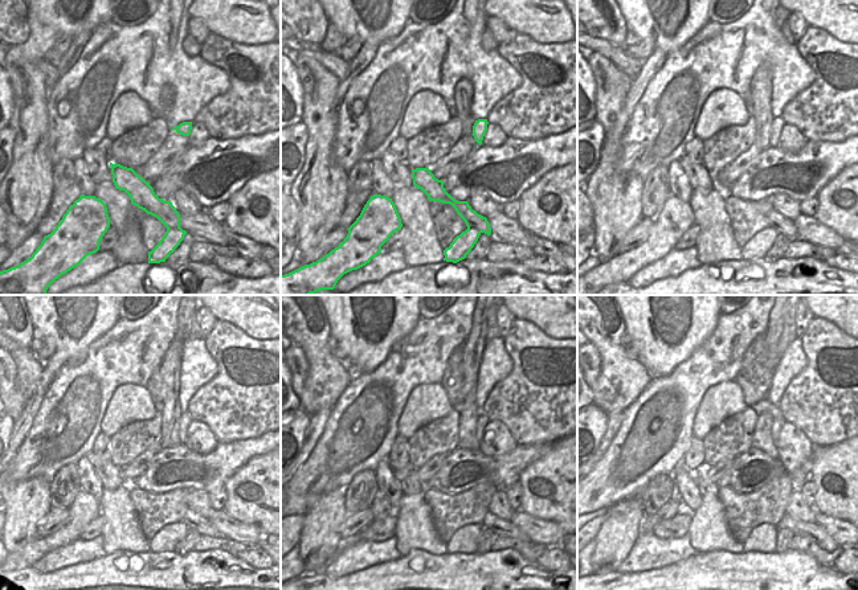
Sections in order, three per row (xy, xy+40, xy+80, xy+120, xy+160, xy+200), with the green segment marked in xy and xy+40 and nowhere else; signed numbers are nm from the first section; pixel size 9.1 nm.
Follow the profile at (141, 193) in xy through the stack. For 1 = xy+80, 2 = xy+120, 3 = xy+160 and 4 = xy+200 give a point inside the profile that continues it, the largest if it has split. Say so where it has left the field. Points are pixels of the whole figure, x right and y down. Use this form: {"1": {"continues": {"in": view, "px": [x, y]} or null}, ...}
{"1": {"continues": {"in": "xy+80", "px": [759, 245]}}, "2": {"continues": {"in": "xy+120", "px": [166, 540]}}, "3": {"continues": {"in": "xy+160", "px": [465, 539]}}, "4": {"continues": {"in": "xy+200", "px": [763, 539]}}}

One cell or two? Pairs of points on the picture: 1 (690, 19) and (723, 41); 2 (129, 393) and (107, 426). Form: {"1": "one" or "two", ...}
{"1": "two", "2": "one"}

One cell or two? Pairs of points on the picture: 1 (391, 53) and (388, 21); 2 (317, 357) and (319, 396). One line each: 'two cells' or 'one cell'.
1: two cells
2: one cell

